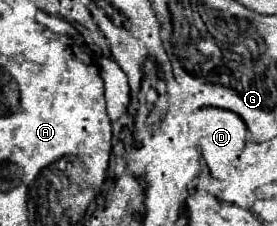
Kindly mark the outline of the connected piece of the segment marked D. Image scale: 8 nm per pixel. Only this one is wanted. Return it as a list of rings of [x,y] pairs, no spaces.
[[[210,107],[210,109],[200,109],[200,111],[192,113],[190,127],[192,127],[192,133],[198,135],[198,141],[200,141],[198,151],[200,151],[200,157],[204,159],[210,175],[218,181],[226,181],[232,171],[232,163],[240,157],[248,143],[248,131],[244,127],[244,121],[240,121],[240,117],[236,117],[236,113]]]

